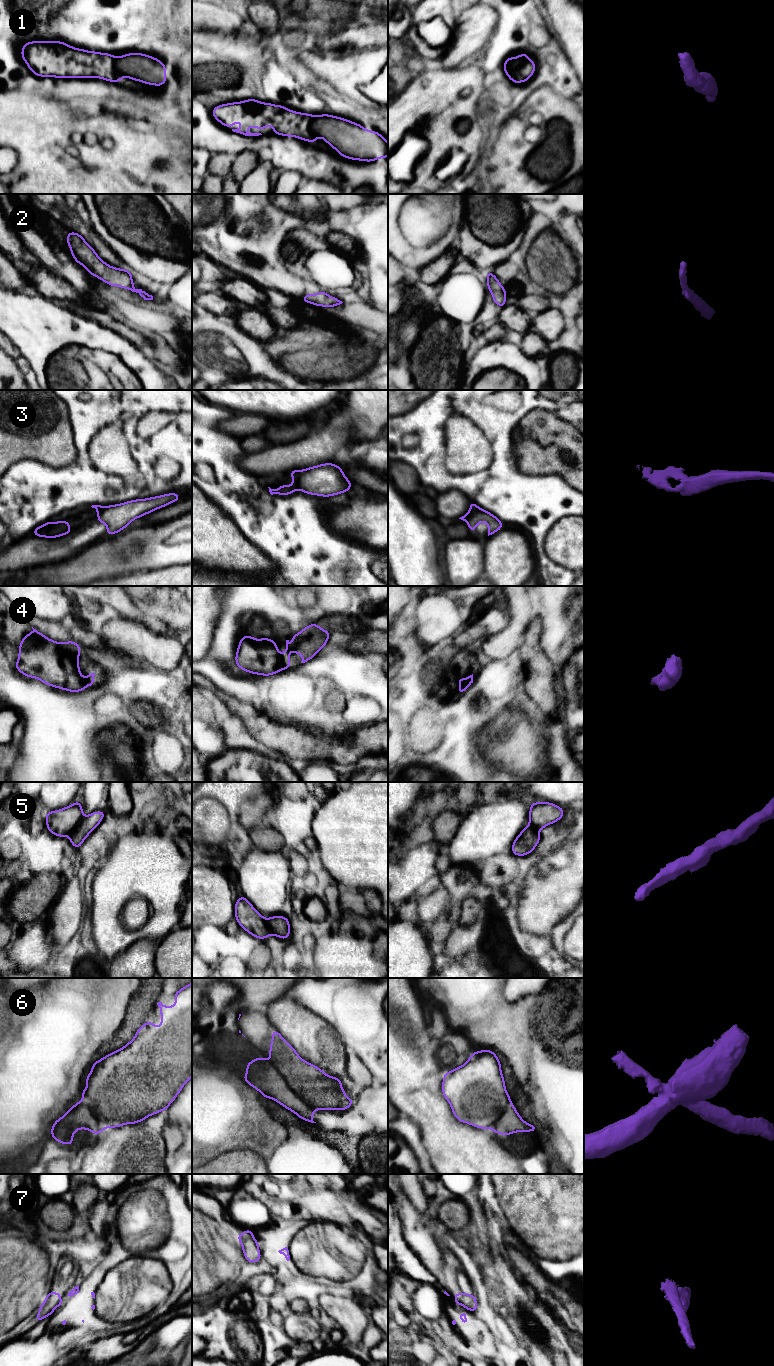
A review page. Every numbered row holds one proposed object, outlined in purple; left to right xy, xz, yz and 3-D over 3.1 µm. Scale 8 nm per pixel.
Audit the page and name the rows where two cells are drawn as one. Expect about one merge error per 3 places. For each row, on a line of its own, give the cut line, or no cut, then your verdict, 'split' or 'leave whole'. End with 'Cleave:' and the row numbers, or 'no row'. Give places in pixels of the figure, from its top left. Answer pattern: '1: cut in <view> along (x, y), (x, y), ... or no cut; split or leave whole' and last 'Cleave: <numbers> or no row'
1: no cut; leave whole
2: no cut; leave whole
3: cut in yz along (480, 508), (472, 511), (466, 520); split
4: no cut; leave whole
5: cut in xy along (83, 817), (68, 834); split
6: cut in xz along (275, 1066), (289, 1087), (313, 1109); split
7: cut in xy along (61, 1300), (58, 1304); split
Cleave: 3, 5, 6, 7

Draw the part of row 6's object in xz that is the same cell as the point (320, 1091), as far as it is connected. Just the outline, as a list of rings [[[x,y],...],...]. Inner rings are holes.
[[[273,1029],[269,1057],[295,1094],[315,1110],[347,1110],[355,1099],[347,1097],[341,1079],[327,1075],[322,1069],[304,1061],[281,1034]]]

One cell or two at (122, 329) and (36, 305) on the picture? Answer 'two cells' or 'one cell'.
two cells

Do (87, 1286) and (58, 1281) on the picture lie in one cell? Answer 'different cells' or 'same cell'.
different cells

